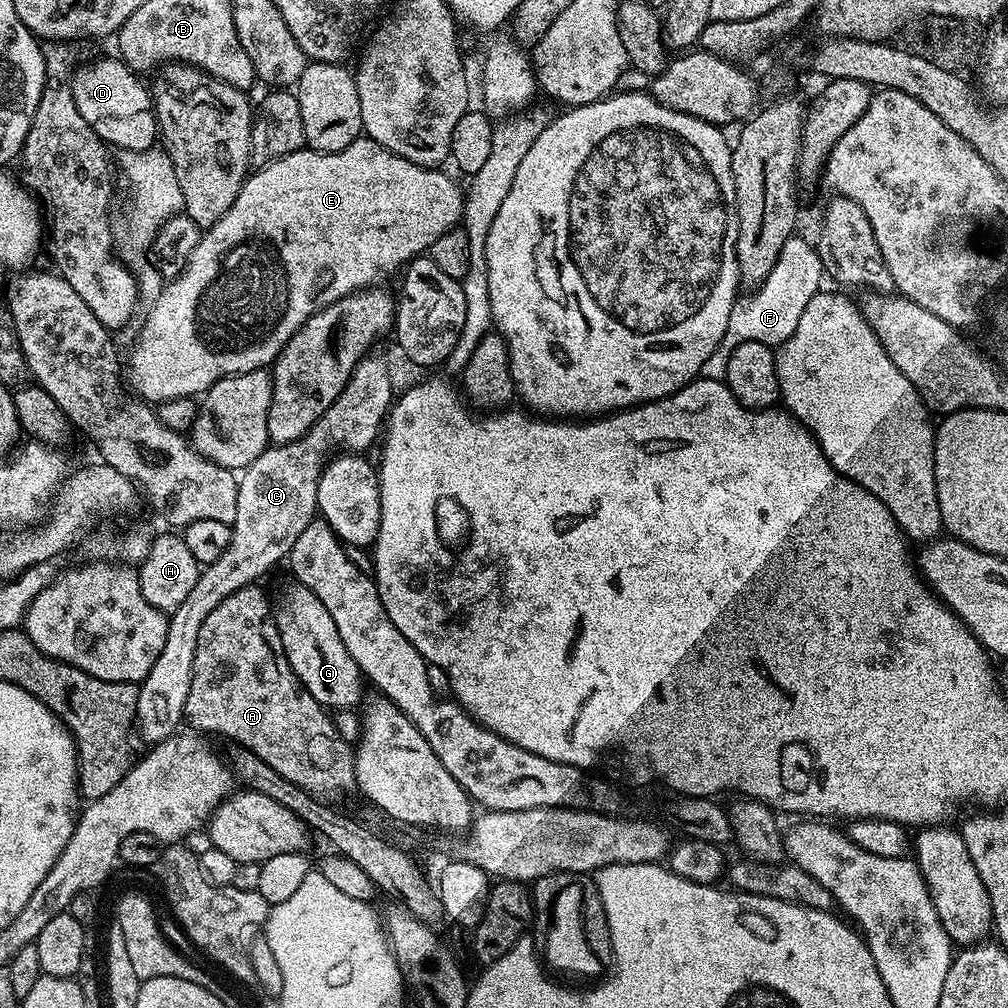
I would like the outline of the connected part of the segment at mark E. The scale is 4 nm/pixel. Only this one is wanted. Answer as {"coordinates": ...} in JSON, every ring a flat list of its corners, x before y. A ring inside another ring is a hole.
{"coordinates":[[367,138,354,141,350,146,346,146,346,150,341,152,301,150,280,156,277,160,257,167,245,179,238,198,234,198,230,210,226,210,226,214,221,220,201,235,184,269,176,277,169,279,164,284,166,285,165,288,161,287,156,299,151,301,149,308,152,309,149,310,148,317,145,318,144,325,140,328,140,337,133,342,132,353,128,356,127,387,129,384,137,392,135,395,141,401,156,406,166,400,199,397,207,392,210,386,214,386,214,382,218,382,224,376,268,368,278,353,286,346,286,342,290,342,292,335,315,312,319,312,320,309,330,306,354,292,362,292,365,288,383,285,387,276,394,275,396,271,397,275,409,260,415,260,416,257,425,255,434,242,441,240,447,232,452,231,461,223,464,214,465,193,461,186,459,188,446,173,440,171,439,167,423,168,418,166,414,162,386,150,378,142],[192,292,209,292,212,296,220,297,213,304,192,304]]}

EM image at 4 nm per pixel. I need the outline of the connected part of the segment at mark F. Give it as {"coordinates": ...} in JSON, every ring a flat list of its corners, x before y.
{"coordinates":[[800,234,793,235,782,246,770,272,749,295,752,297,745,304,743,301,733,308,722,342,718,342,714,354,706,358,703,379,723,380,728,355,744,342,762,342,769,346,784,344,798,326,798,318,802,318,802,310,806,310,810,298,821,291,820,278,822,279,822,267,817,249,811,243,808,245]]}

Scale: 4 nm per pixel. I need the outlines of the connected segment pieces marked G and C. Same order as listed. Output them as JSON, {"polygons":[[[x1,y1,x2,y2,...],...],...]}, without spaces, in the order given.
{"polygons":[[[301,588,295,591,287,596,278,614,275,613,274,616,281,648,291,664,292,672,300,681,301,687,305,688,321,707,330,710,350,710,357,707,364,696,360,686,364,678,360,667,350,658,345,643,340,639,334,618,331,618,326,606,322,605,312,591]],[[369,354,361,360,354,370,354,374,346,382,342,394,318,418,318,422,301,440,295,440,290,444,278,444,265,448,264,453,256,461,243,469,238,480,238,506,234,510,234,518,231,522,232,537,224,553,218,558,218,562,207,565,201,571,198,582,194,582,194,590,190,590,186,602,178,606,168,616,168,629,166,630,166,642,162,646,162,654,154,658,154,666,150,666,150,674,139,685,140,693,136,703,135,731,148,746,161,744,166,737,173,735,176,728,184,720,184,707,186,706,186,694,190,694,190,678,194,674,194,650,198,650,198,630,202,630,202,622,210,618,210,610,218,606,230,594,238,590,255,585,259,576,264,576,276,563,287,561,294,542,298,540,298,534,310,526,312,520,317,519,318,509,318,478,325,464,333,454,360,454,371,446,372,442,381,435,386,424,386,417,394,403,394,391,392,392,392,376,388,373,388,364,377,354]]]}

